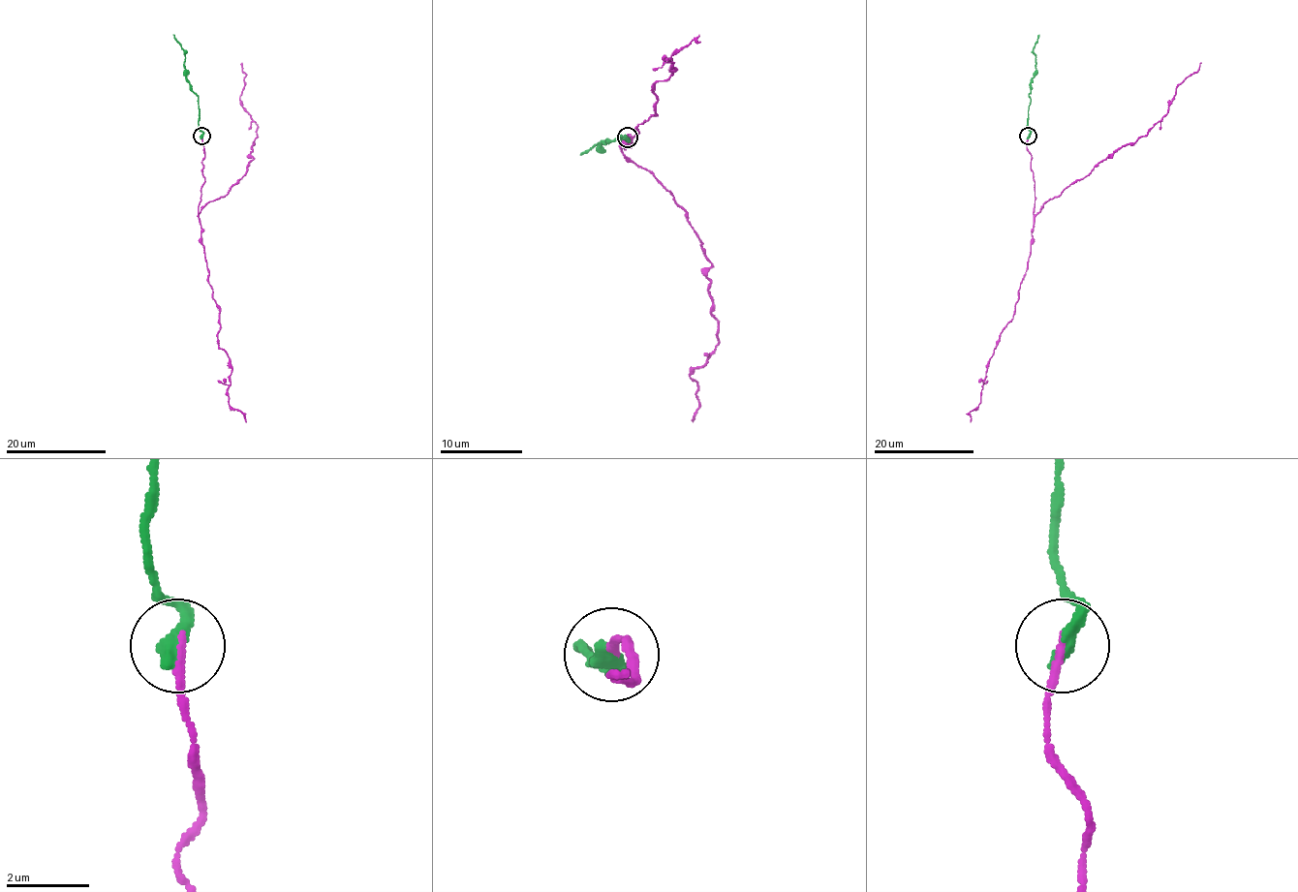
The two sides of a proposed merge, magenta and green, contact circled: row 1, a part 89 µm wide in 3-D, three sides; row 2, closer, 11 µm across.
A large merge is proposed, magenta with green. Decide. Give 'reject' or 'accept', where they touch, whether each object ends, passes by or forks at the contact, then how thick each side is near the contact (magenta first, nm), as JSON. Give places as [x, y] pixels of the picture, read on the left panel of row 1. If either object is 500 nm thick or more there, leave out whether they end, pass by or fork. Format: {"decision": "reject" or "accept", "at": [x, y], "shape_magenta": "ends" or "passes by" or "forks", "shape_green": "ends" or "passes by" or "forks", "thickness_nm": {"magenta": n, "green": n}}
{"decision": "accept", "at": [201, 136], "shape_magenta": "ends", "shape_green": "ends", "thickness_nm": {"magenta": 180, "green": 440}}

